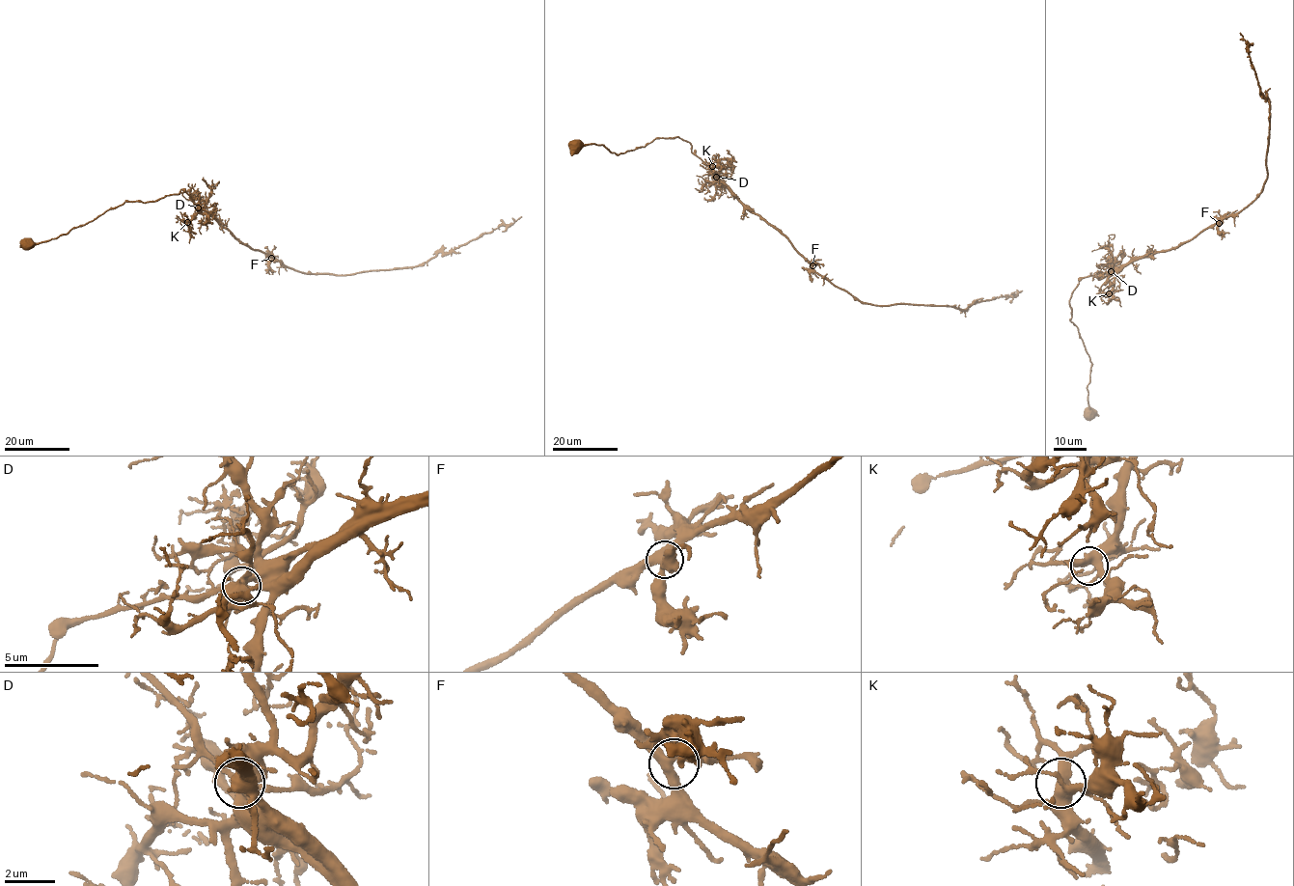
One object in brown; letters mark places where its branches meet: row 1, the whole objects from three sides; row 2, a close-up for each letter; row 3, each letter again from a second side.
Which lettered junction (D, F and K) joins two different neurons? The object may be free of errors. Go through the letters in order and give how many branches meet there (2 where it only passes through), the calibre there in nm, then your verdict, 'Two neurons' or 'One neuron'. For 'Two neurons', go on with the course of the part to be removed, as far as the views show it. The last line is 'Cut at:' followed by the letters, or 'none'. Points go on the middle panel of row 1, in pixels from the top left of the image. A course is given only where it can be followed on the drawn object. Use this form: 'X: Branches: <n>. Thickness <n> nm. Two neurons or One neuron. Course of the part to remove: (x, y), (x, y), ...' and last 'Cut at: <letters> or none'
D: Branches: 4. Thickness 480 nm. One neuron
F: Branches: 4. Thickness 380 nm. One neuron
K: Branches: 5. Thickness 400 nm. One neuron
Cut at: none

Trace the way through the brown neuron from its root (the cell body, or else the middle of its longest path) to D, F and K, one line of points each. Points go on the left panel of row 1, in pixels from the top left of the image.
D: (28, 243), (39, 244), (55, 239), (126, 201), (153, 202), (181, 189), (197, 207)
F: (28, 243), (39, 244), (55, 239), (125, 202), (153, 202), (181, 189), (237, 239), (271, 258)
K: (28, 243), (39, 244), (55, 239), (125, 202), (153, 202), (181, 189), (189, 195), (199, 211), (187, 222)

